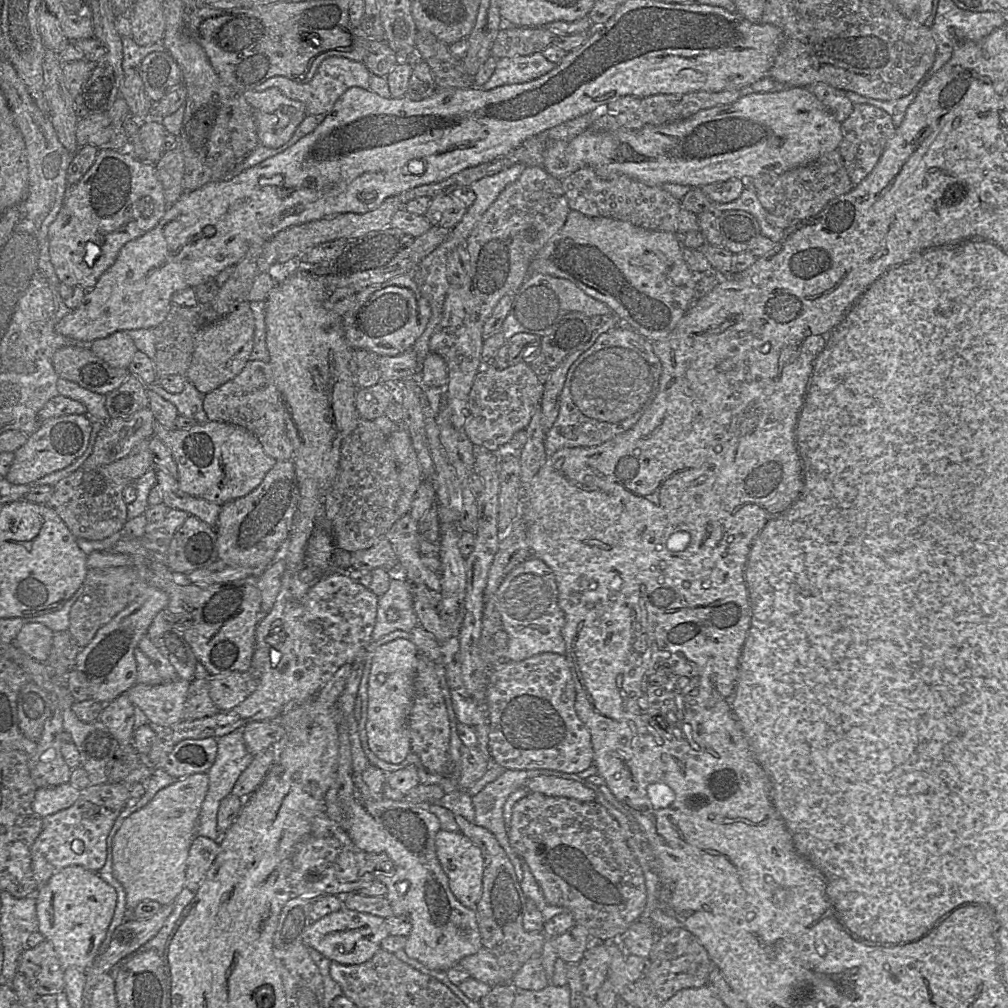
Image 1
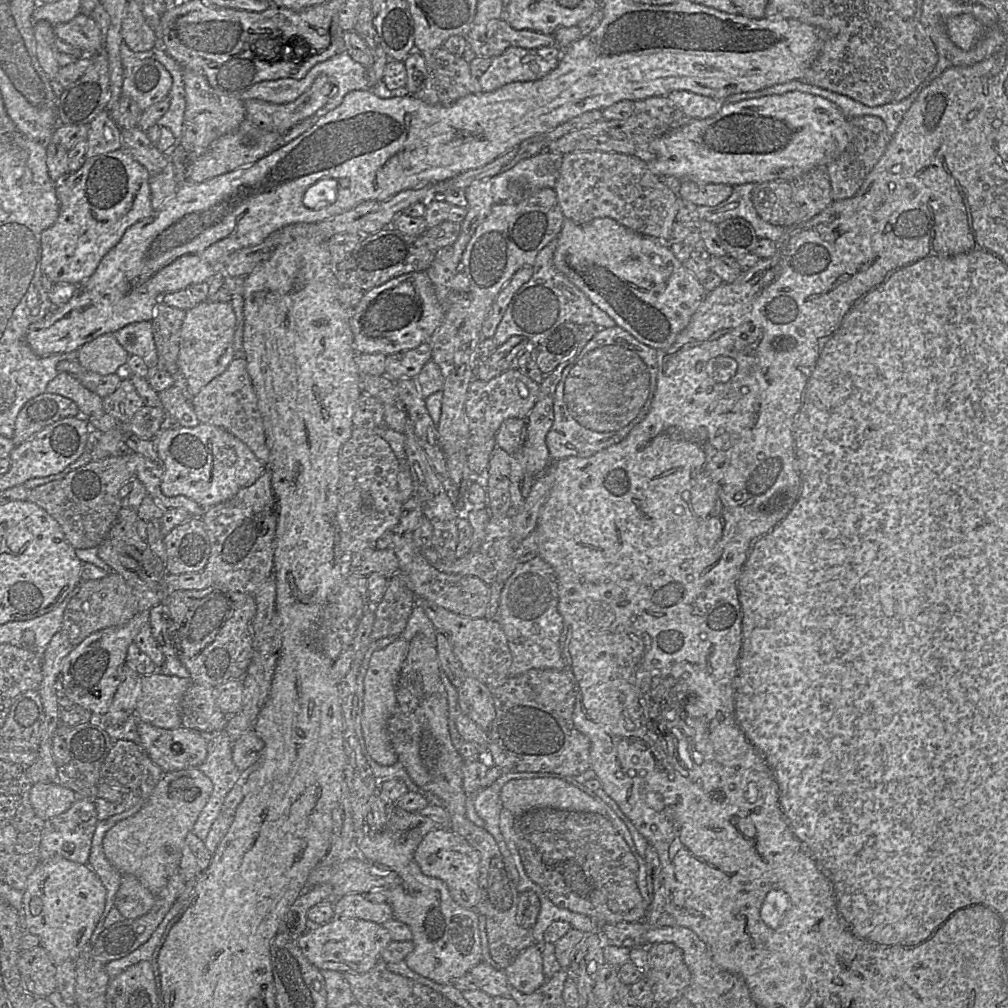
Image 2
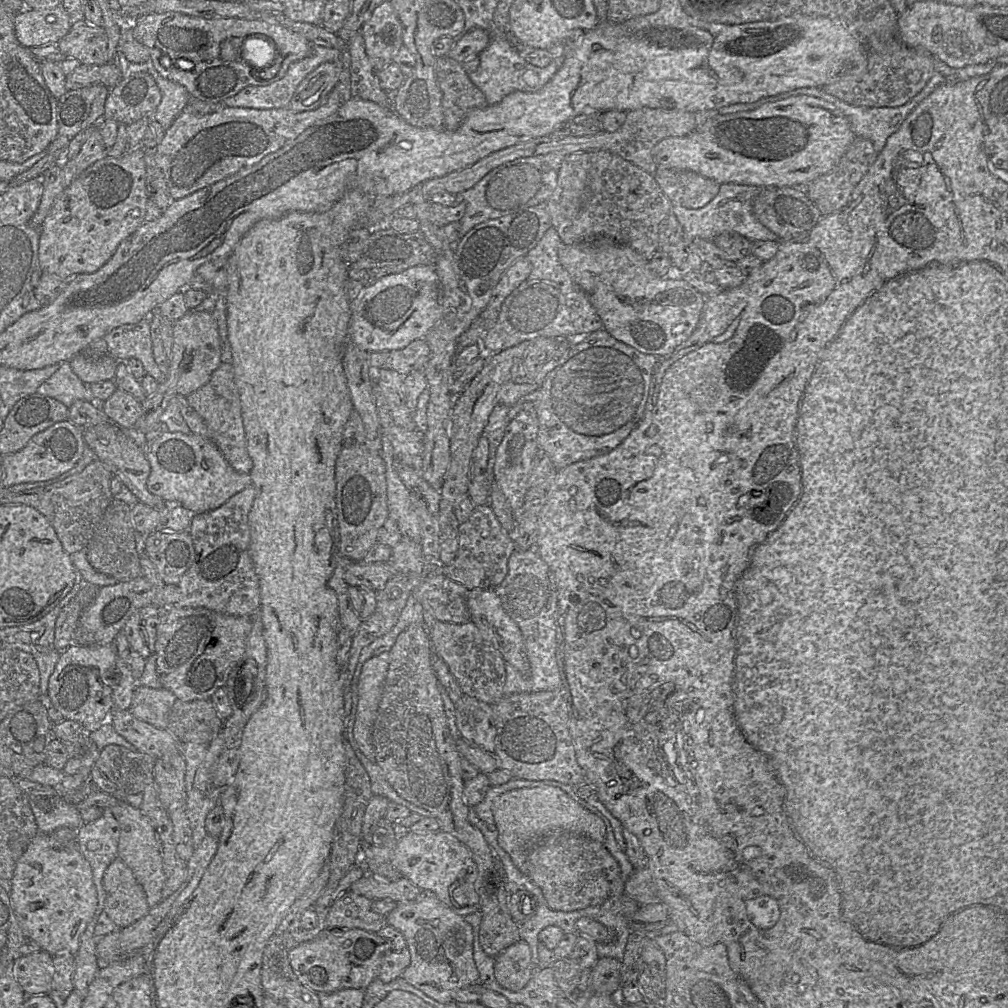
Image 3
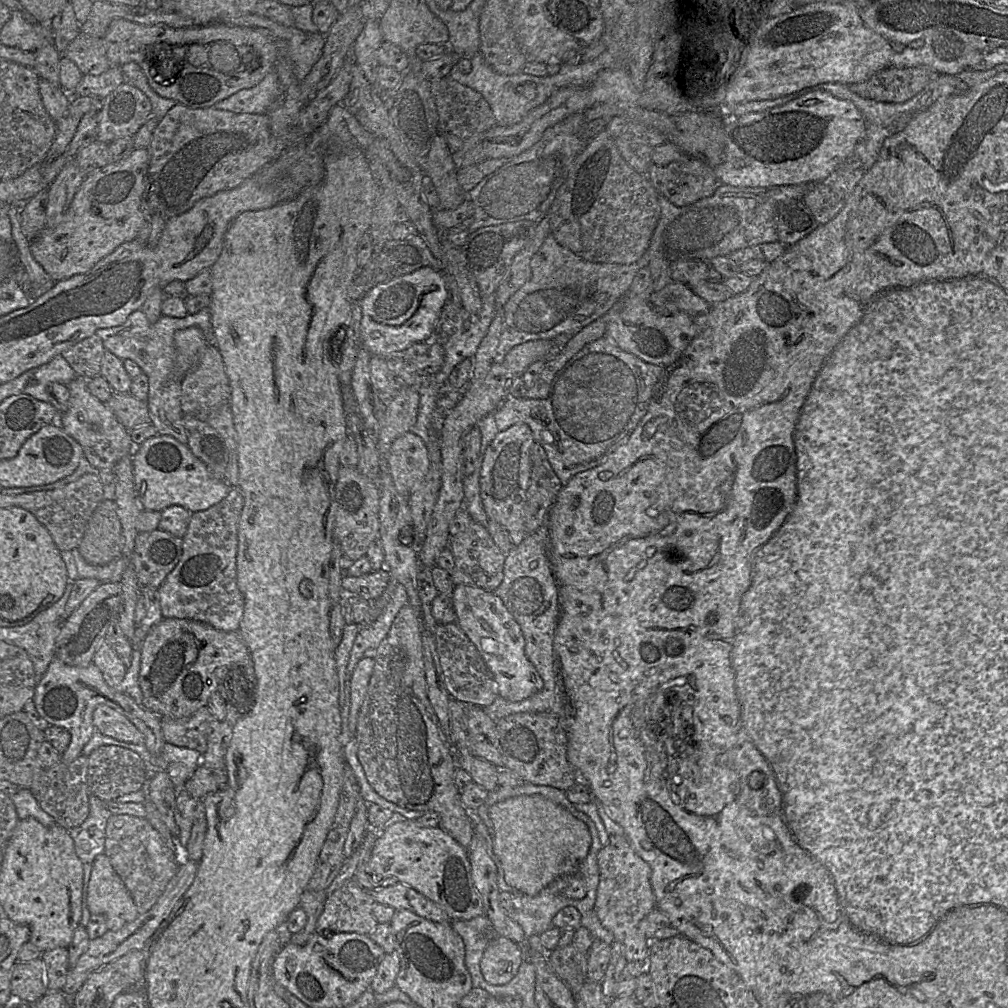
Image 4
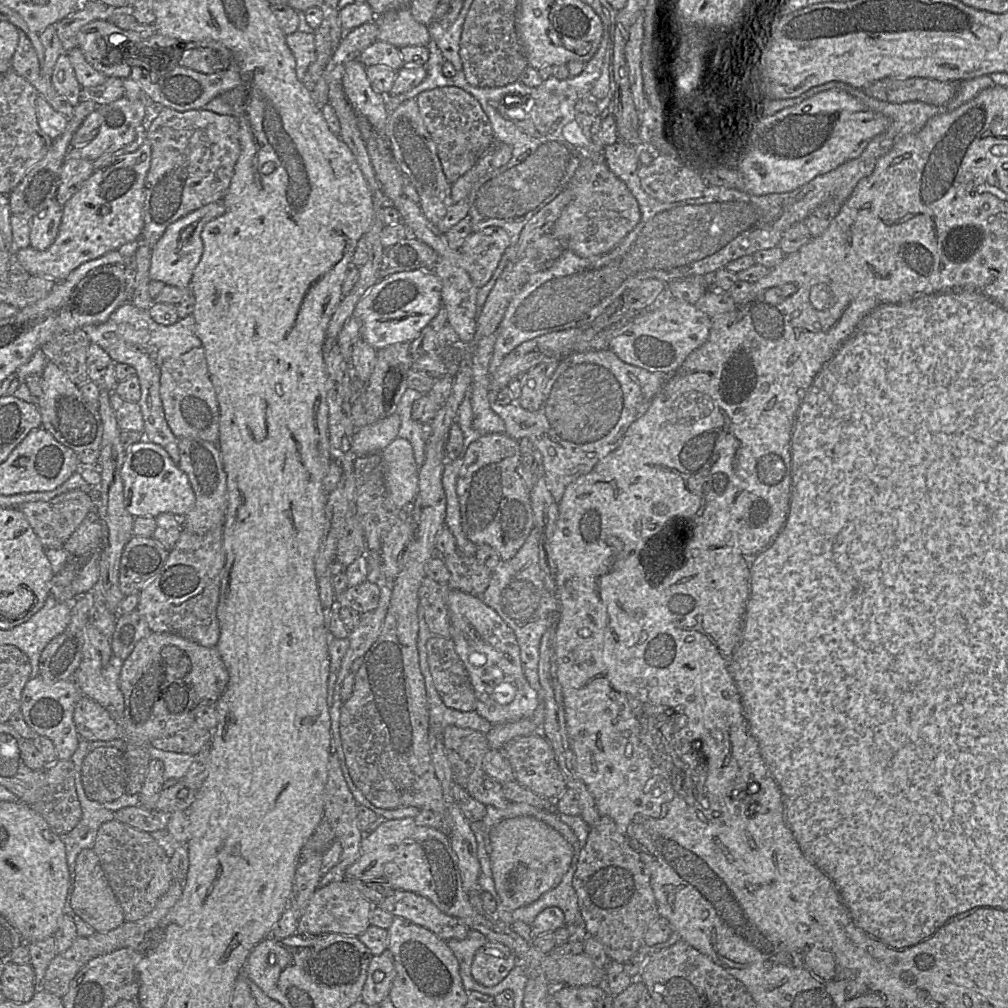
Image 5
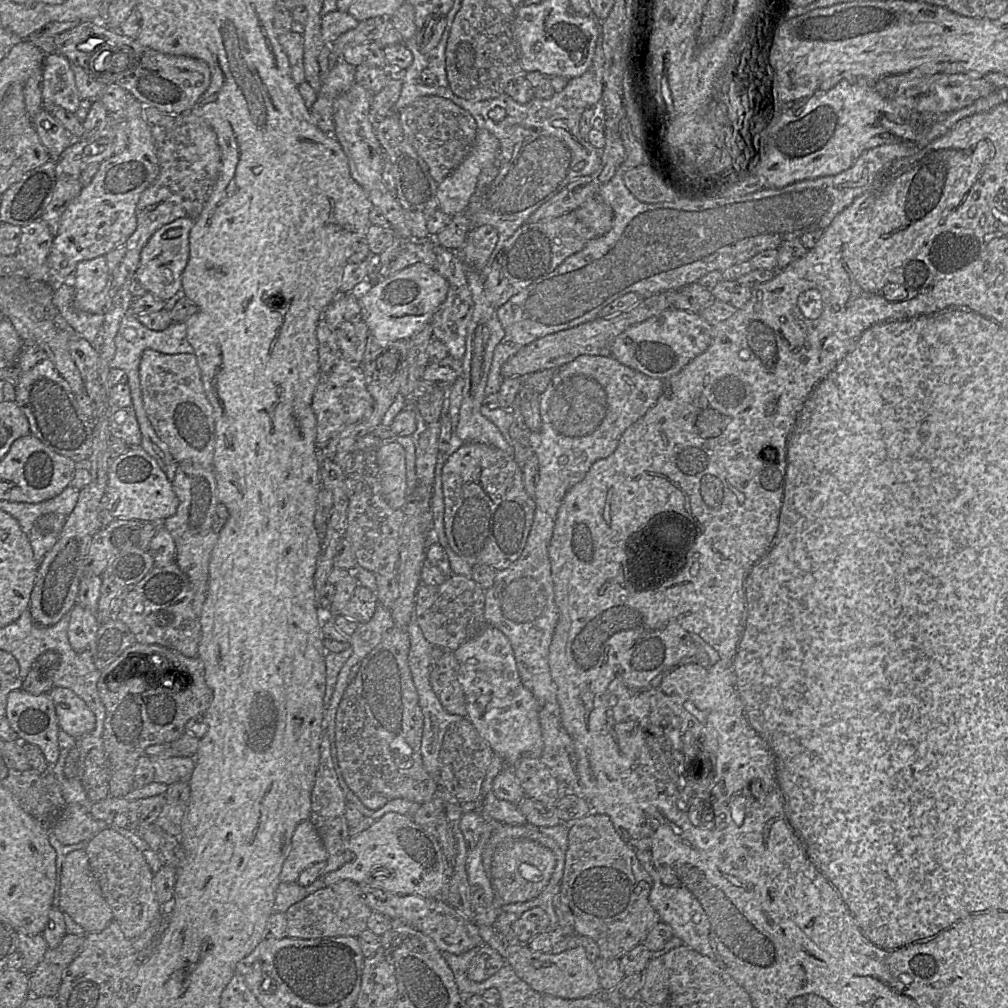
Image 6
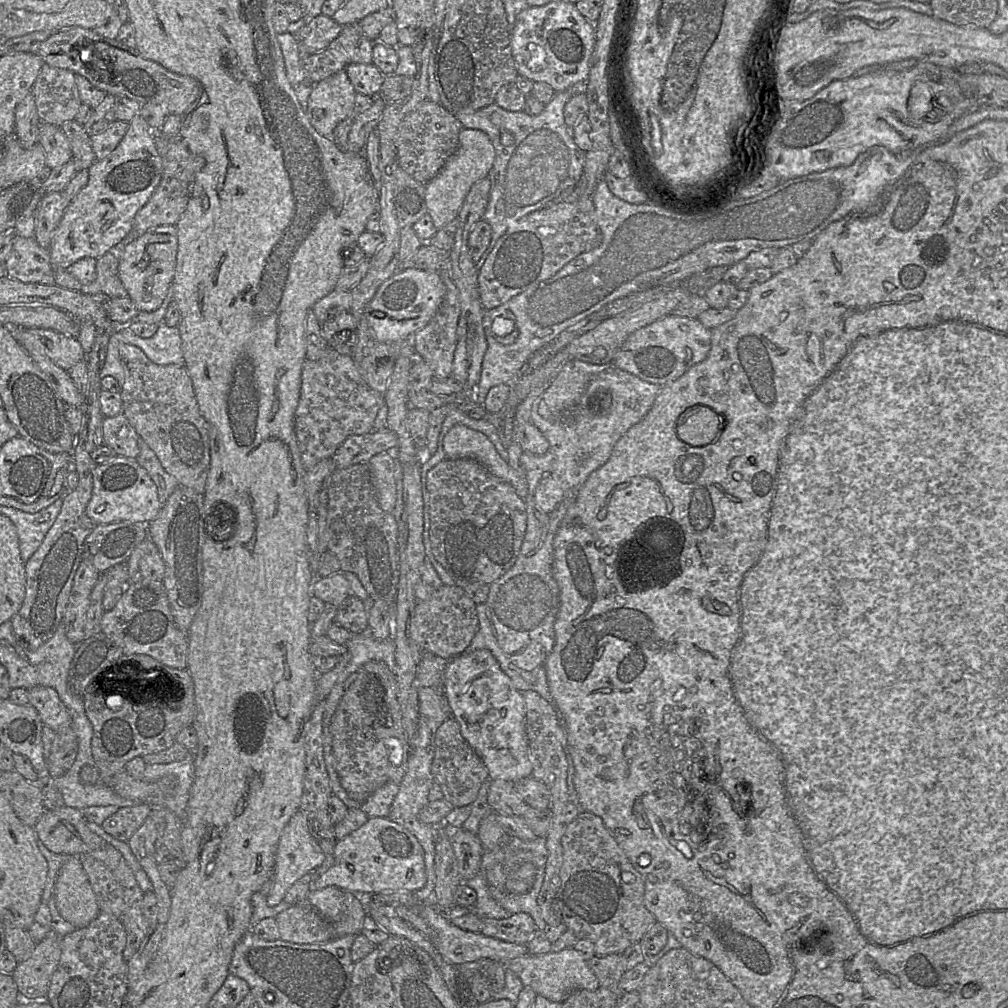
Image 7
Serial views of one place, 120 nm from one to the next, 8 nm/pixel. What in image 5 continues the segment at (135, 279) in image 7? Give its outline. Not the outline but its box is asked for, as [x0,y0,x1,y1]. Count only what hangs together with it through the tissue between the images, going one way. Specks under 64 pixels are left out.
[150,199,225,288]

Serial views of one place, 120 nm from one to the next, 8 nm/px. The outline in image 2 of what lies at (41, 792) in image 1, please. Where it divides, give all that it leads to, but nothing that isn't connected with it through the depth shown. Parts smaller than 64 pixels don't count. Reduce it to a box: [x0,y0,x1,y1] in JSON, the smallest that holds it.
[30,782,77,820]

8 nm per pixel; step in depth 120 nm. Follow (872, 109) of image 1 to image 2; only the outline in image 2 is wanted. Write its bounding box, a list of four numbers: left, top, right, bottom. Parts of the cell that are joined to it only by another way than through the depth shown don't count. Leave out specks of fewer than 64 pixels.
[826,116,891,201]

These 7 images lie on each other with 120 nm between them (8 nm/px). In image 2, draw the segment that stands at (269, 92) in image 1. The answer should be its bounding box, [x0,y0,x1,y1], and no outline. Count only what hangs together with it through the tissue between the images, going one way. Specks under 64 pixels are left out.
[245,75,331,134]

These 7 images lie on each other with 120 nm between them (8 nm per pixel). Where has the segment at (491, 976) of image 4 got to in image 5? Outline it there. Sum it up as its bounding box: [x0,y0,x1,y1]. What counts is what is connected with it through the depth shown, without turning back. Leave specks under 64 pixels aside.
[471,941,517,987]

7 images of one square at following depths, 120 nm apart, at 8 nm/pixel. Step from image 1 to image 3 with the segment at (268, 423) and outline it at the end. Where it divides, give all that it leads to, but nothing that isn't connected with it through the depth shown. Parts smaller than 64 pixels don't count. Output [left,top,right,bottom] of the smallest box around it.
[187,363,253,473]

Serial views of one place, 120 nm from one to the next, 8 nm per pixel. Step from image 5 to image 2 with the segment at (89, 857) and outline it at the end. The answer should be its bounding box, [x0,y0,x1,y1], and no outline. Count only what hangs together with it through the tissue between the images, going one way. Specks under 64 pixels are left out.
[114,875,155,919]

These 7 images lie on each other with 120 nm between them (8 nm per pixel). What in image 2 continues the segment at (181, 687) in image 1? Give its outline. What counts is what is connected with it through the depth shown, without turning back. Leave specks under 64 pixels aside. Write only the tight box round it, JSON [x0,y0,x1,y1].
[135,671,191,728]

